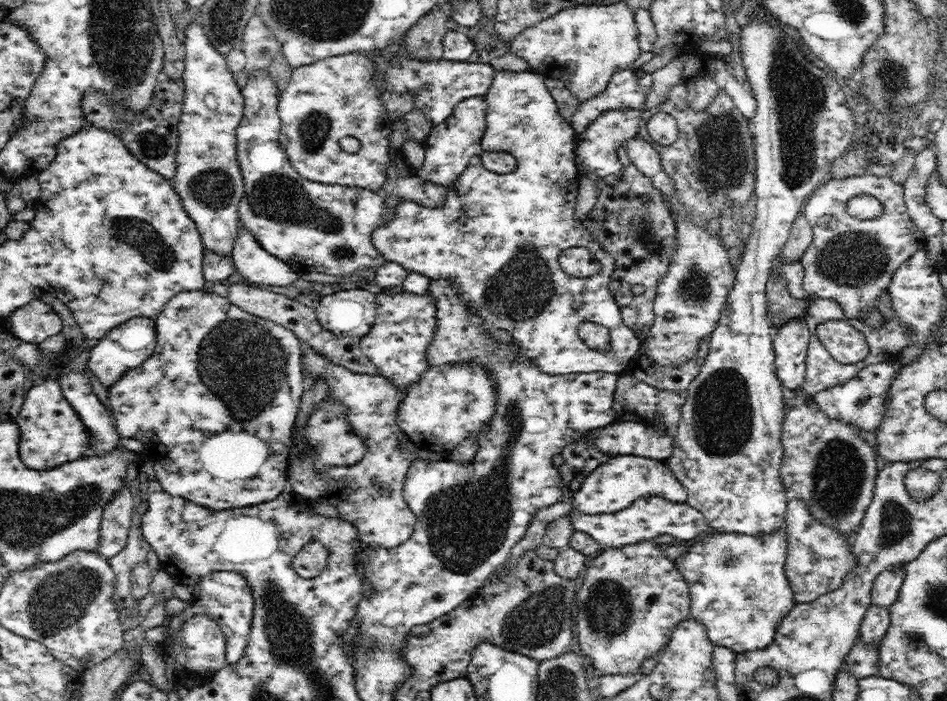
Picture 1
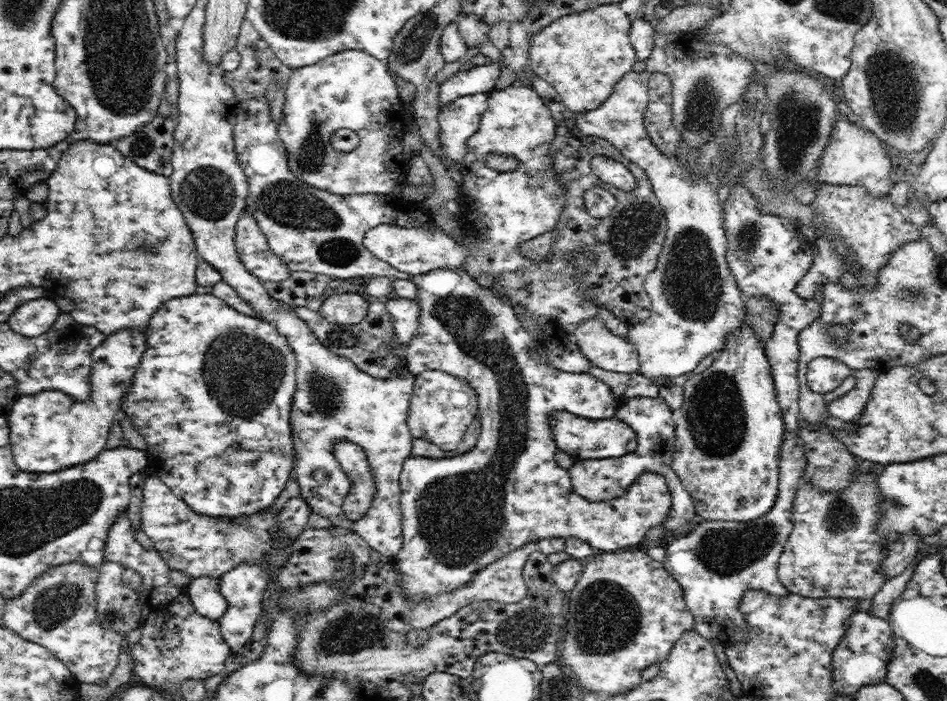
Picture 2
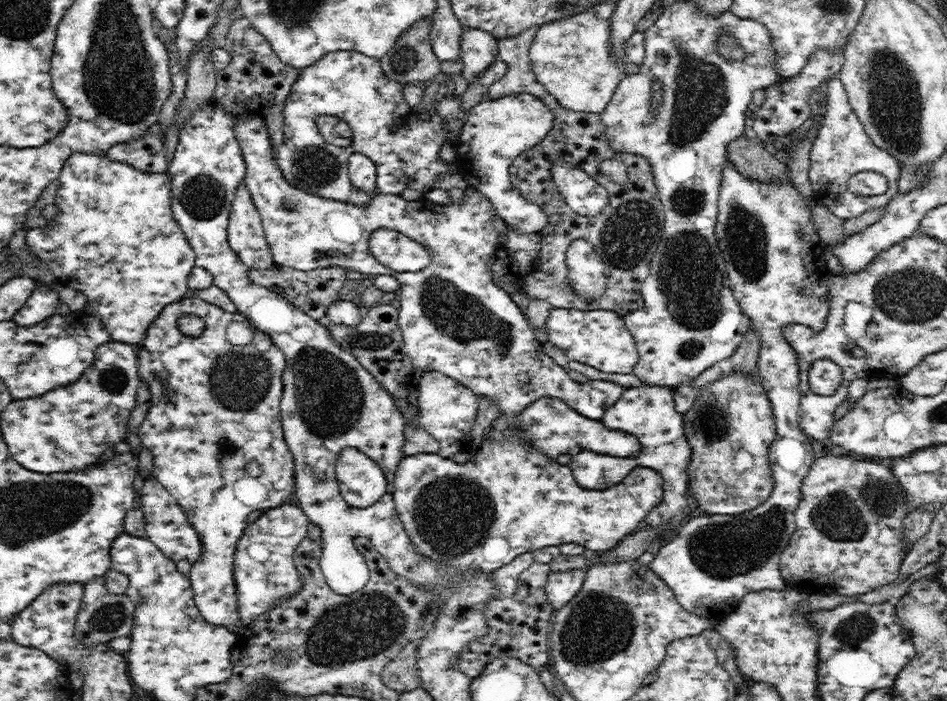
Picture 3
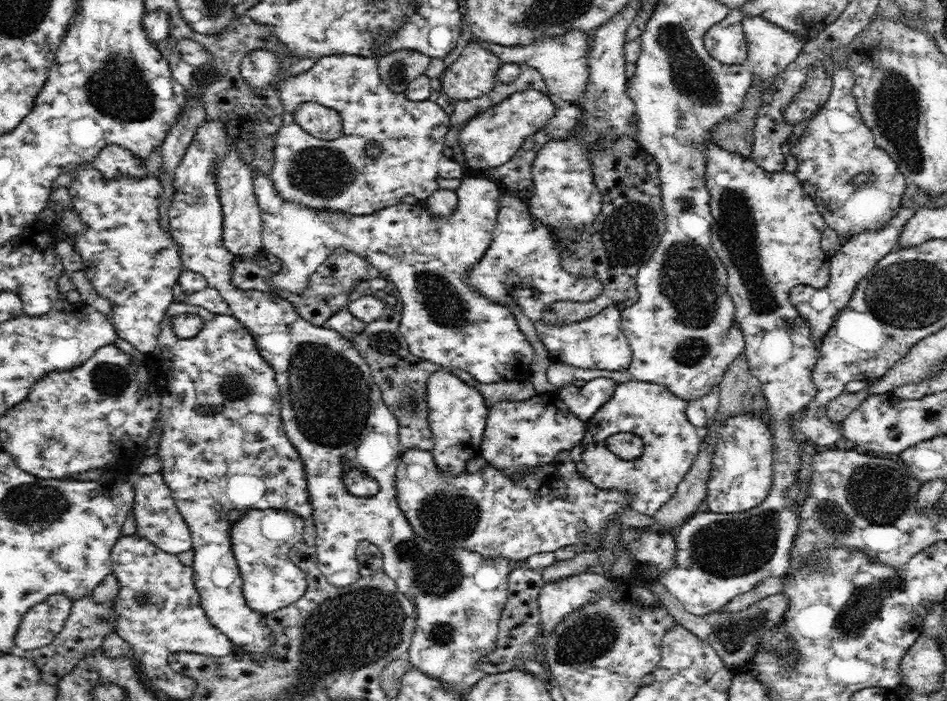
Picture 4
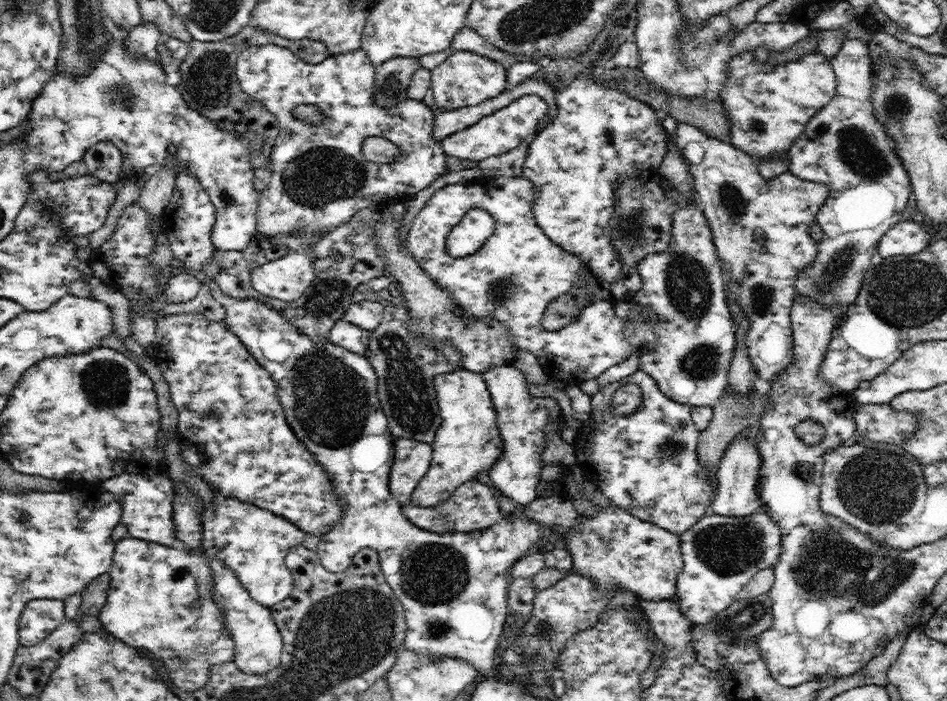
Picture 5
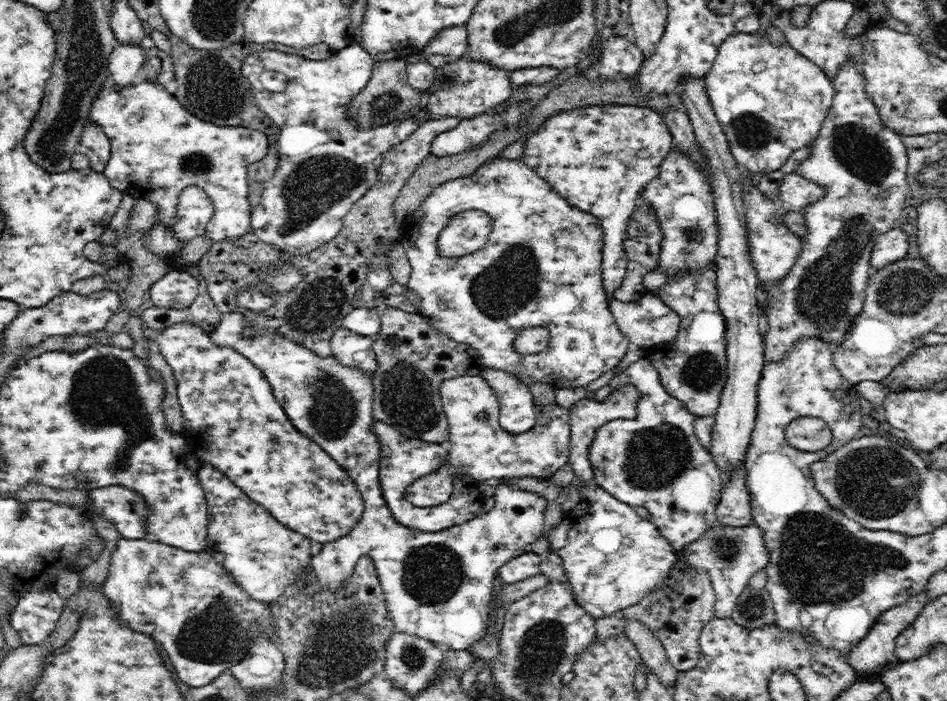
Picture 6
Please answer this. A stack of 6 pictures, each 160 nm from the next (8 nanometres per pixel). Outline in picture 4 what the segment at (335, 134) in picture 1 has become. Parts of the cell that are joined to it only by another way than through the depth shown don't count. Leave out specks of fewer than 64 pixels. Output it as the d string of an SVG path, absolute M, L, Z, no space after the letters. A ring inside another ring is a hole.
M266 48L252 50L240 62L240 73L250 87L267 89L270 85L278 89L280 101L284 105L283 125L275 135L274 164L269 174L279 196L293 204L300 204L320 210L346 212L355 216L370 215L388 206L396 206L404 196L413 195L416 199L427 200L439 189L438 178L461 178L465 175L462 166L454 158L444 155L444 138L450 129L450 117L436 102L408 100L405 93L394 93L382 82L378 72L376 56L330 55L320 57L306 72L287 76L281 72L280 59ZM320 103L334 109L342 117L342 136L336 140L322 140L307 132L296 123L294 112L300 104ZM368 142L379 144L379 155L368 157Z

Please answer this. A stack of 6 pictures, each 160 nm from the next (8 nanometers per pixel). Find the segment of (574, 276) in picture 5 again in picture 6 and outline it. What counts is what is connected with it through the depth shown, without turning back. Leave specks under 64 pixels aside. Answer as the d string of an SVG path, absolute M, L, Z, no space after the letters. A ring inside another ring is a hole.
M499 157L490 158L486 164L478 167L474 174L465 177L458 177L449 180L435 188L426 201L420 206L419 210L412 212L411 215L403 222L403 230L397 242L404 247L407 258L411 265L410 280L408 287L410 290L417 292L421 298L421 312L417 312L426 318L440 334L448 336L456 343L466 343L476 349L477 355L481 358L486 367L506 371L516 375L518 381L528 385L531 390L531 382L544 383L550 385L554 390L559 388L586 388L589 382L600 378L604 372L617 366L627 353L630 347L628 338L620 331L614 315L609 309L609 299L603 287L603 260L604 232L600 227L600 220L593 215L588 215L576 207L572 207L570 202L562 199L557 194L549 182L546 182L535 170L532 170L521 158L516 159L499 159ZM466 210L482 210L493 219L493 230L490 234L489 241L476 252L462 257L445 257L443 253L443 233L449 223L459 214ZM529 326L543 327L550 332L550 349L545 354L537 353L519 353L512 347L514 340L520 335L520 332L528 329Z

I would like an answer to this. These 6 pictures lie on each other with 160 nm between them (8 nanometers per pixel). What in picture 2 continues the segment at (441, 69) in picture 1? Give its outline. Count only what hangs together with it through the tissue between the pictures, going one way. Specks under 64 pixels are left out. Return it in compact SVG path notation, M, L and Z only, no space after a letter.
M496 61L485 65L474 65L465 71L458 71L440 84L439 106L446 106L460 96L479 92L488 94L494 89L500 74L500 65Z

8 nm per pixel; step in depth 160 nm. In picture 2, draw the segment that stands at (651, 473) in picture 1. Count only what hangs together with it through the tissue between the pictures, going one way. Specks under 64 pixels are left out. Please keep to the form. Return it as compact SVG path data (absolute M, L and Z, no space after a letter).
M640 397L630 398L626 404L622 404L616 410L614 417L628 424L636 431L638 442L636 450L624 456L612 458L596 459L577 459L570 466L569 474L571 483L576 494L590 502L600 500L610 500L610 498L620 497L626 491L626 488L636 481L642 474L657 473L666 479L670 494L672 508L668 518L662 522L663 528L667 530L676 530L688 522L694 524L696 516L693 500L687 488L682 484L680 478L674 473L671 467L673 452L675 451L675 428L672 418L673 410L670 405L661 397Z

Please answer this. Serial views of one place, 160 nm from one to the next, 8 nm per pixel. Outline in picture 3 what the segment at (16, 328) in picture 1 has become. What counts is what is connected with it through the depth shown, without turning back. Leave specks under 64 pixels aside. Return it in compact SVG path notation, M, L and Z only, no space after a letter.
M36 281L34 292L30 294L26 304L13 316L13 321L20 326L34 326L54 314L58 301L56 286Z

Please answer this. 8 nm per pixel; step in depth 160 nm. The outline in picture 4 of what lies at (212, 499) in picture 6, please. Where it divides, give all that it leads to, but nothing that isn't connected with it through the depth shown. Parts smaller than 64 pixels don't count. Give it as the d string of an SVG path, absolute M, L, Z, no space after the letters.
M282 509L247 510L230 528L232 552L243 578L243 593L247 605L260 614L276 612L304 596L306 575L289 557L289 550L302 541L304 519Z

